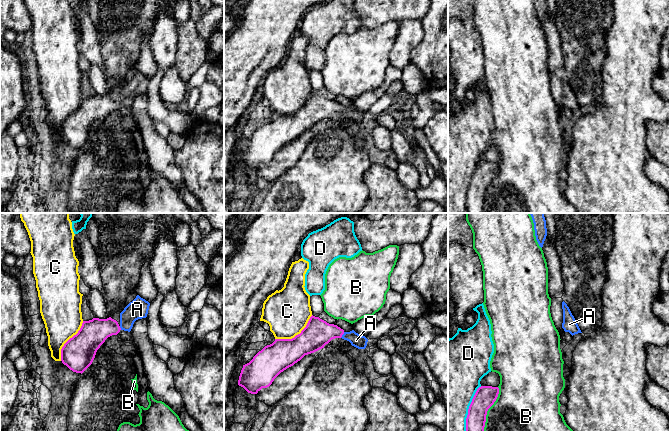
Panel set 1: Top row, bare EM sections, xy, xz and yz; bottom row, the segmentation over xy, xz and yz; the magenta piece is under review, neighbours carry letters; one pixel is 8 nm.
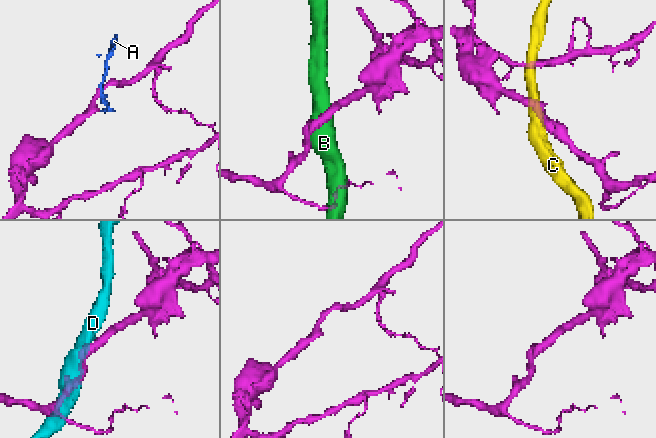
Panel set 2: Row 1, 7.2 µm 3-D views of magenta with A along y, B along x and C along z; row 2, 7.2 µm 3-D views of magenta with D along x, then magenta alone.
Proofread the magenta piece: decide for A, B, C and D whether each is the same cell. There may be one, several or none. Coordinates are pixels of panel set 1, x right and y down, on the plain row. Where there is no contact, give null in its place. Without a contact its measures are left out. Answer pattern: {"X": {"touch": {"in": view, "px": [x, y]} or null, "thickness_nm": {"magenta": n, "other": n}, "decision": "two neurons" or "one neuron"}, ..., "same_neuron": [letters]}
{"A": {"touch": {"in": "xz", "px": [342, 110]}, "thickness_nm": {"magenta": 220, "other": 110}, "decision": "one neuron"}, "B": {"touch": {"in": "yz", "px": [486, 188]}, "thickness_nm": {"magenta": 170, "other": 480}, "decision": "two neurons"}, "C": {"touch": {"in": "xz", "px": [296, 111]}, "thickness_nm": {"magenta": 240, "other": 360}, "decision": "two neurons"}, "D": {"touch": {"in": "yz", "px": [468, 187]}, "thickness_nm": {"magenta": 170, "other": 420}, "decision": "two neurons"}, "same_neuron": ["A"]}

